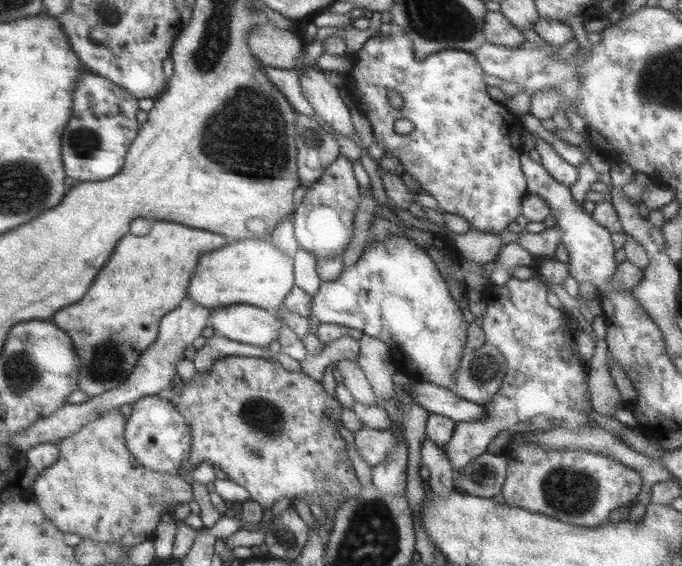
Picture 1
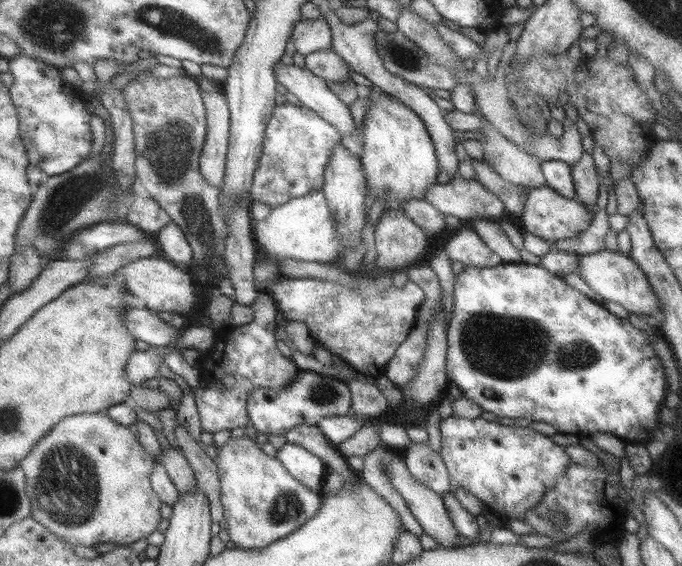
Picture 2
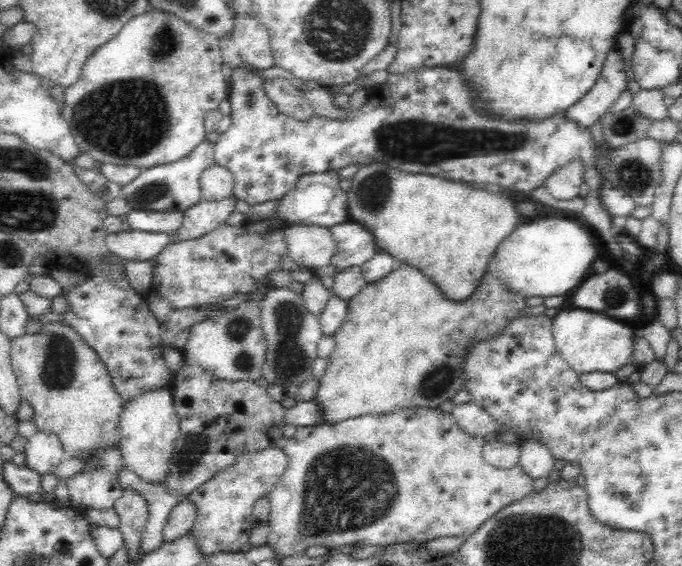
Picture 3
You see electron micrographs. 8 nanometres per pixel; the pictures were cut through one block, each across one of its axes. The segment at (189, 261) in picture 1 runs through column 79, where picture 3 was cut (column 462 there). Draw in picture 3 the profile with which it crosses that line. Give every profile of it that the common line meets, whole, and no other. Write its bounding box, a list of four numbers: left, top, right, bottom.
[313,264,527,425]

